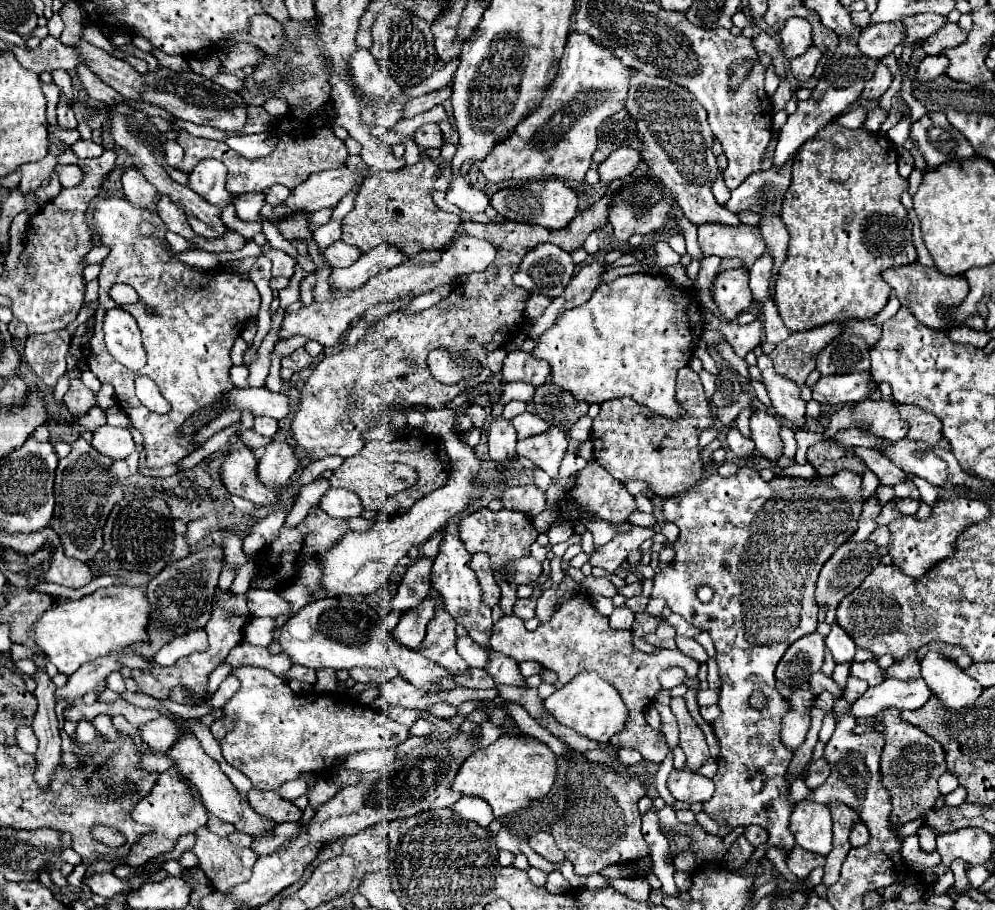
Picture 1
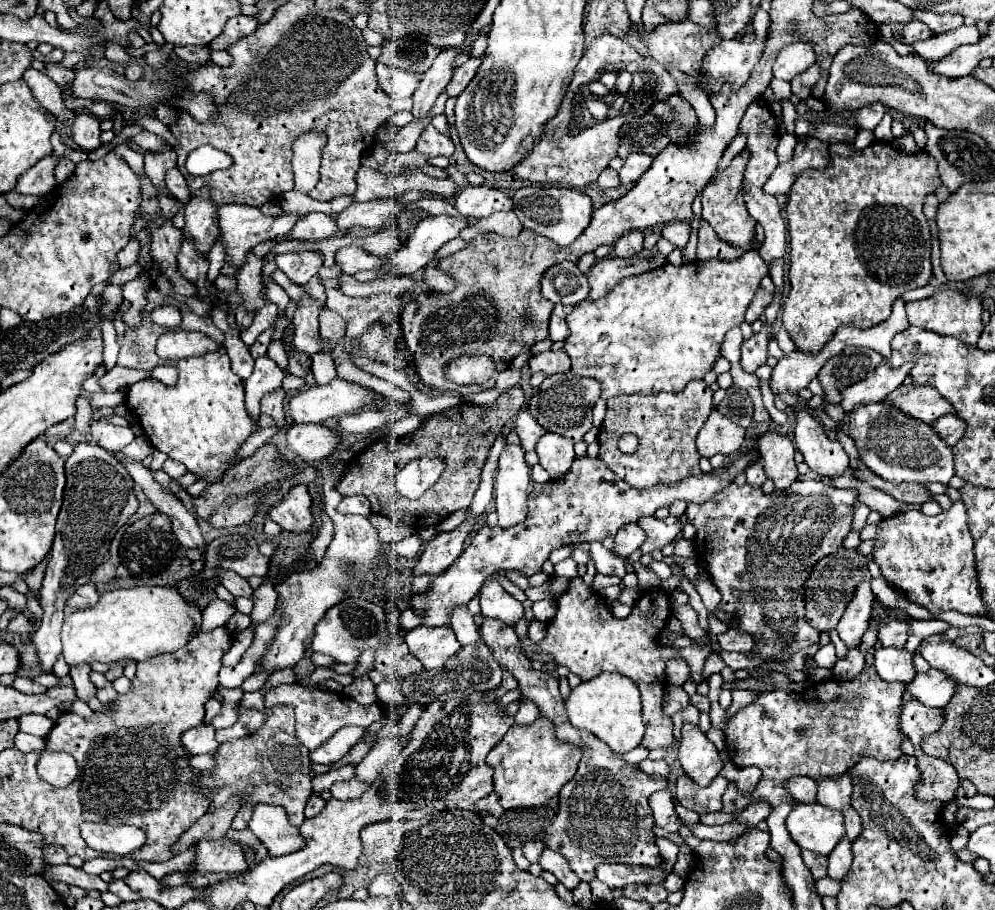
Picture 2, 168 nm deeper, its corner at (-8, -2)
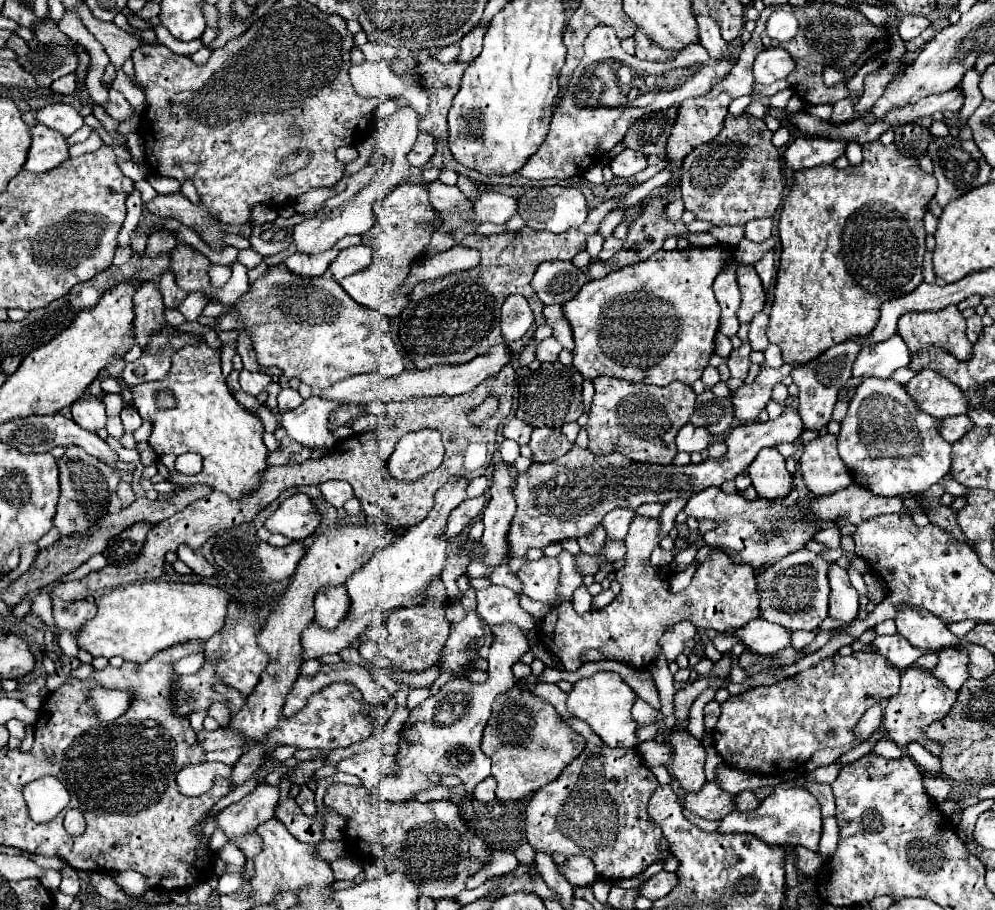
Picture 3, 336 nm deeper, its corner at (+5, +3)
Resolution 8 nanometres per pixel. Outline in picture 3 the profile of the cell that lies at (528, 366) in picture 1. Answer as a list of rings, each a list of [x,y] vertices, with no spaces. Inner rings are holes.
[[[549,337],[549,339],[539,343],[539,347],[537,347],[537,359],[541,363],[545,363],[545,361],[557,361],[561,349],[563,349],[561,343],[555,337]]]

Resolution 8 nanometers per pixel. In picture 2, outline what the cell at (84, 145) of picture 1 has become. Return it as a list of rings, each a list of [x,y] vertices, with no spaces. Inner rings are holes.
[[[78,114],[74,122],[74,142],[84,152],[94,152],[102,144],[100,142],[100,120],[96,116]]]

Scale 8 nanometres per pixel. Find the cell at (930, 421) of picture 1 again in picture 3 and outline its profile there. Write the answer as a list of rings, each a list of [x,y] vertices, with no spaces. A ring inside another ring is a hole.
[[[955,415],[949,419],[943,419],[943,427],[941,427],[941,435],[945,441],[955,443],[959,441],[965,433],[969,433],[969,429],[973,429],[973,423],[967,415]]]

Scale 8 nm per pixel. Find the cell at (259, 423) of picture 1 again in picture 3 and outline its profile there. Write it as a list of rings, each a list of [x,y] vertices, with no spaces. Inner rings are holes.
[[[243,369],[239,373],[239,383],[241,383],[243,391],[247,391],[251,395],[259,395],[271,383],[271,377],[263,375],[259,371],[247,371],[247,369]]]

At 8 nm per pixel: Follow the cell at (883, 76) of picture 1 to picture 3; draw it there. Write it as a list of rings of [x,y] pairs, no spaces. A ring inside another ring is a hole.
[[[843,99],[843,101],[837,101],[833,105],[833,111],[831,111],[831,119],[829,123],[833,125],[841,125],[841,123],[847,123],[853,115],[853,101],[851,99]]]

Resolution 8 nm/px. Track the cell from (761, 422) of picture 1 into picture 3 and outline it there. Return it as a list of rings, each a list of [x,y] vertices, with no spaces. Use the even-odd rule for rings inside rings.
[[[775,447],[761,449],[747,471],[757,495],[763,499],[781,499],[793,489],[793,477],[785,469],[785,459]]]

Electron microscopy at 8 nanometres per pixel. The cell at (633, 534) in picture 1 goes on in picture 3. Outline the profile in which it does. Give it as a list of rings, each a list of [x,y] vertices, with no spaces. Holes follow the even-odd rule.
[[[615,509],[615,511],[607,513],[603,519],[603,527],[607,529],[607,537],[625,539],[633,517],[635,517],[633,509]]]

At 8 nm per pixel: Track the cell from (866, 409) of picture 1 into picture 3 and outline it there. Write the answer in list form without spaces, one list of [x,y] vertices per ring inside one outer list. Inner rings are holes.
[[[931,369],[919,371],[905,387],[909,395],[917,397],[917,405],[937,419],[961,415],[969,409],[969,399],[961,395],[961,389]]]

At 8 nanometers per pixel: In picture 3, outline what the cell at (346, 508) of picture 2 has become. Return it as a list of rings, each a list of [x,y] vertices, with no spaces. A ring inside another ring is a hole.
[[[327,481],[327,483],[321,483],[319,489],[321,489],[325,501],[329,505],[337,507],[337,509],[343,507],[343,503],[347,499],[353,497],[353,489],[351,489],[351,485],[347,481]]]

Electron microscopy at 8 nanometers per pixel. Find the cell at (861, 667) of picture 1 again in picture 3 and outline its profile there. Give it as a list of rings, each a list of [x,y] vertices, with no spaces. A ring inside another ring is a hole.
[[[895,633],[895,635],[885,635],[885,637],[877,637],[871,645],[877,647],[877,653],[885,655],[885,659],[889,659],[889,663],[893,663],[893,667],[897,667],[899,671],[905,671],[907,667],[911,667],[921,655],[929,653],[925,649],[913,647],[903,635]]]

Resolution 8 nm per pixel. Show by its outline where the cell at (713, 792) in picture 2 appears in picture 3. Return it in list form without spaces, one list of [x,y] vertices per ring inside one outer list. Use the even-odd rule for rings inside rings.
[[[707,781],[701,793],[687,793],[683,799],[683,807],[697,813],[705,819],[723,819],[735,809],[735,795],[721,789],[715,781]]]

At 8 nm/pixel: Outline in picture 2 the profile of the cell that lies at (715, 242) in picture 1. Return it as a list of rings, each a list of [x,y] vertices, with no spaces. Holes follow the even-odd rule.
[[[742,152],[732,160],[732,164],[716,178],[714,184],[706,186],[702,192],[702,218],[714,228],[720,240],[726,244],[740,248],[740,250],[752,250],[754,248],[754,226],[756,220],[748,216],[746,206],[742,204],[742,196],[738,196],[738,188],[742,188],[742,168],[746,166],[746,156]]]

